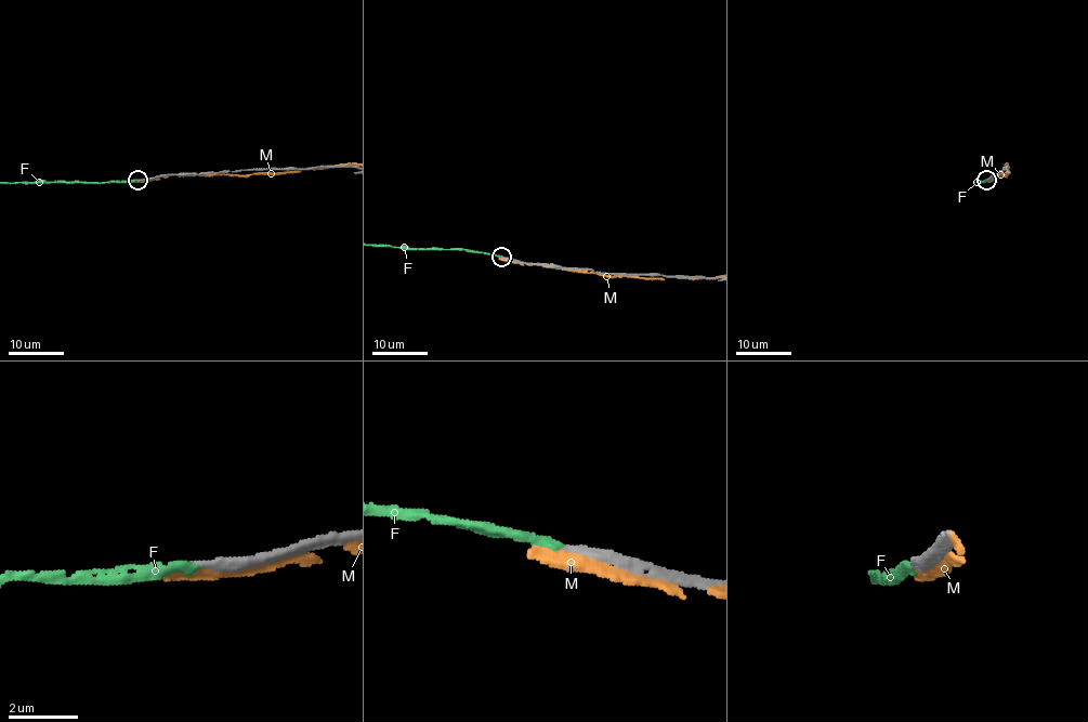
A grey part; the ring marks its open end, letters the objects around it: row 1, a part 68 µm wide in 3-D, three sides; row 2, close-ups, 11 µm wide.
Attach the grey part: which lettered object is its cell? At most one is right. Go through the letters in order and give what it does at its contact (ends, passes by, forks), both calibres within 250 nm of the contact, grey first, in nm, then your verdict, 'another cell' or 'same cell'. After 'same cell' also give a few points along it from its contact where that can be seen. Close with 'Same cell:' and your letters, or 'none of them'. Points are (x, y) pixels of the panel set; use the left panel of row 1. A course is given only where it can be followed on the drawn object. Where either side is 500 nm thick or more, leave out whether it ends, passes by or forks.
F: it ends | 240/240 nm | same cell
M: it passes by | 280/280 nm | another cell
Same cell: F

